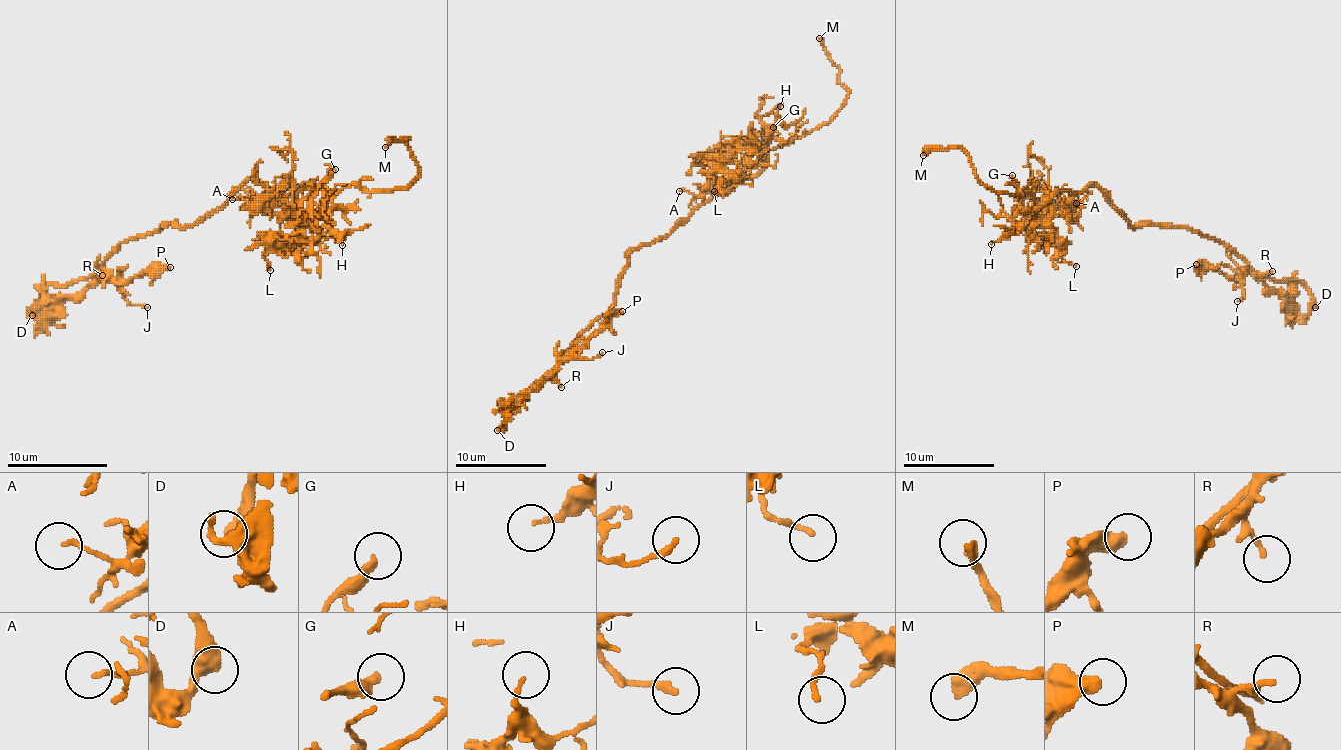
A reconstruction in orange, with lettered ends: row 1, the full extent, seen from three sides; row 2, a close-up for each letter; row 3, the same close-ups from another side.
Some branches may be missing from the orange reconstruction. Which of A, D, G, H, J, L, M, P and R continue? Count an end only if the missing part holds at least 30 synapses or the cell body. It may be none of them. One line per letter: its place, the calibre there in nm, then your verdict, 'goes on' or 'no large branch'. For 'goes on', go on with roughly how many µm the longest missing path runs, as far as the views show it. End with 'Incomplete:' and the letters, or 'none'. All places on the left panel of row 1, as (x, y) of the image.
A: (232, 199) | 130 nm | no large branch
D: (32, 315) | 400 nm | no large branch
G: (335, 169) | 280 nm | no large branch
H: (342, 245) | 140 nm | no large branch
J: (147, 307) | 240 nm | no large branch
L: (270, 270) | 170 nm | no large branch
M: (385, 147) | 280 nm | goes on | 6 µm
P: (170, 267) | 460 nm | no large branch
R: (102, 275) | 160 nm | no large branch
Incomplete: M

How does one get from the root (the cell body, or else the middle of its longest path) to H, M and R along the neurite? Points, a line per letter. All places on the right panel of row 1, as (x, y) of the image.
H: (1108, 198), (1094, 184), (1089, 184), (1066, 198), (1048, 216), (1030, 216), (991, 244)
M: (1108, 198), (1089, 184), (1037, 203), (1025, 189), (1009, 196), (984, 184), (959, 148), (932, 148), (923, 155)
R: (1108, 198), (1135, 228), (1187, 225), (1201, 235), (1228, 244), (1258, 273), (1272, 271)

